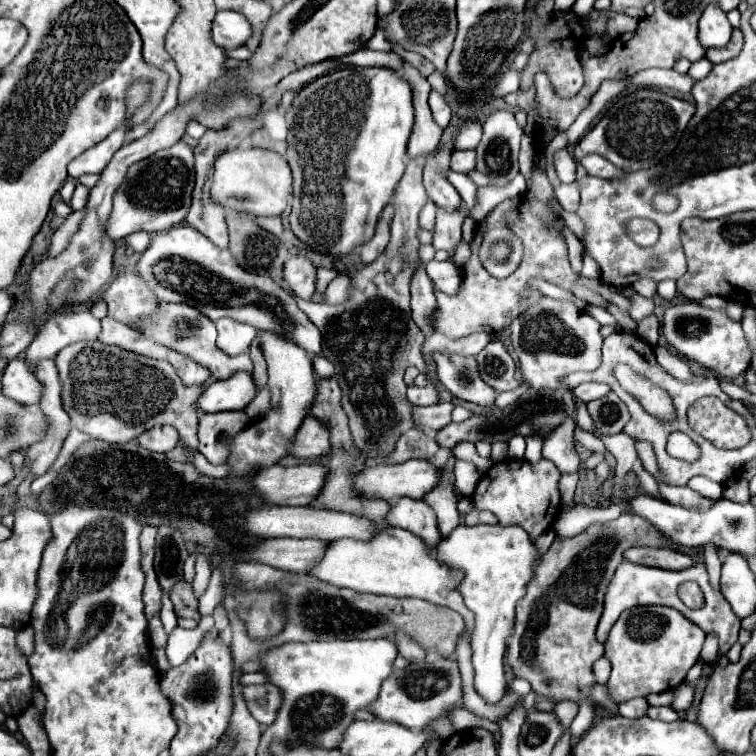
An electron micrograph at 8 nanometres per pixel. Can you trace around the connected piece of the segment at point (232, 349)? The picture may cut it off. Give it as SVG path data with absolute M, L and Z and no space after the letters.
M232 318L216 320L216 328L218 328L218 348L228 356L248 352L252 340L256 338L256 328L252 328L250 324L236 322Z

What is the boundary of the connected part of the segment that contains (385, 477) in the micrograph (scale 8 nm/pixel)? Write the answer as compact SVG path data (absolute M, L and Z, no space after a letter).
M426 460L404 464L378 464L362 470L354 480L356 494L392 498L424 498L440 482L440 472Z

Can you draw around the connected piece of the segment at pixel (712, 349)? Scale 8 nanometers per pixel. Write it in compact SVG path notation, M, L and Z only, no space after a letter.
M698 302L674 304L666 310L662 318L662 334L666 342L678 350L680 356L712 370L718 378L734 380L750 366L752 356L742 330L742 322L732 320L724 310L710 310Z

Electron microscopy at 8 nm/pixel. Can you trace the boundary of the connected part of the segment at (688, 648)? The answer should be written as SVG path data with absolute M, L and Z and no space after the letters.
M638 606L624 610L604 644L604 656L612 662L612 674L608 680L610 696L616 702L626 702L636 696L678 688L684 682L686 672L698 662L704 638L704 630L676 608Z

